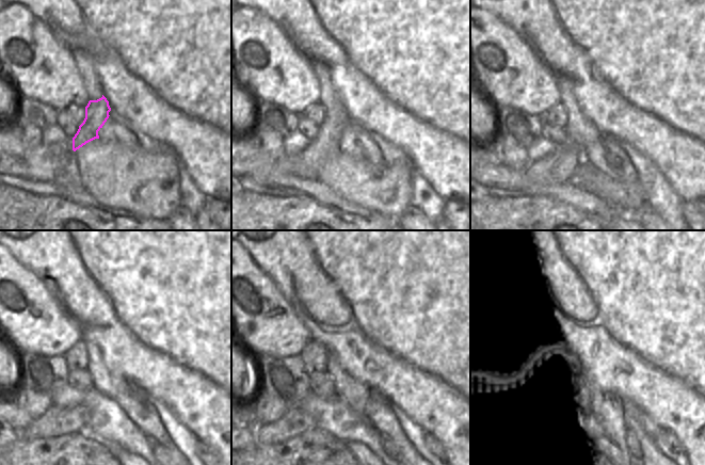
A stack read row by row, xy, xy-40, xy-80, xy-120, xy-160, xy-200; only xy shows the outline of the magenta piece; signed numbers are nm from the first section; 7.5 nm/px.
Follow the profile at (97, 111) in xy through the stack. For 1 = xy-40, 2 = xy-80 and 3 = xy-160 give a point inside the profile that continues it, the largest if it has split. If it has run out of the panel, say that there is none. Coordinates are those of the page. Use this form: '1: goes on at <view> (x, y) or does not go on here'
1: goes on at xy-40 (326, 145)
2: goes on at xy-80 (557, 167)
3: goes on at xy-160 (294, 421)

